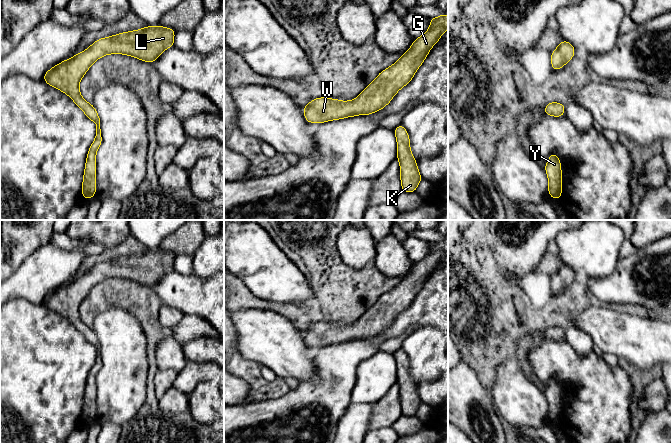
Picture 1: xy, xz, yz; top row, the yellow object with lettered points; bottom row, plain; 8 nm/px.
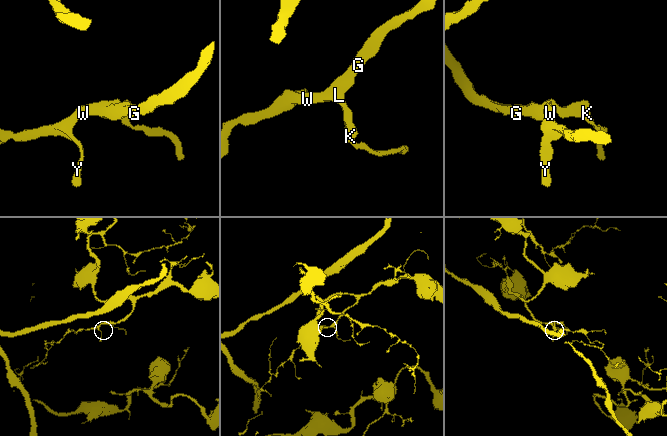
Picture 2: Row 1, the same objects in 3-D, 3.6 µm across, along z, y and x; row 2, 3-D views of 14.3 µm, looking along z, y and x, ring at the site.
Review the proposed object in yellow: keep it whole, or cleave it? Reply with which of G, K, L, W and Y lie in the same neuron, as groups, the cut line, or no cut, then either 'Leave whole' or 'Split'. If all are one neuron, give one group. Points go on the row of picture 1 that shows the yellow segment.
Groups: G K L W Y. No split. Leave whole

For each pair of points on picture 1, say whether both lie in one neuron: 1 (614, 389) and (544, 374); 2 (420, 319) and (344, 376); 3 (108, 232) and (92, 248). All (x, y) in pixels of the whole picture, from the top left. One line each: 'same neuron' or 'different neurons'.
1: same neuron
2: same neuron
3: different neurons

